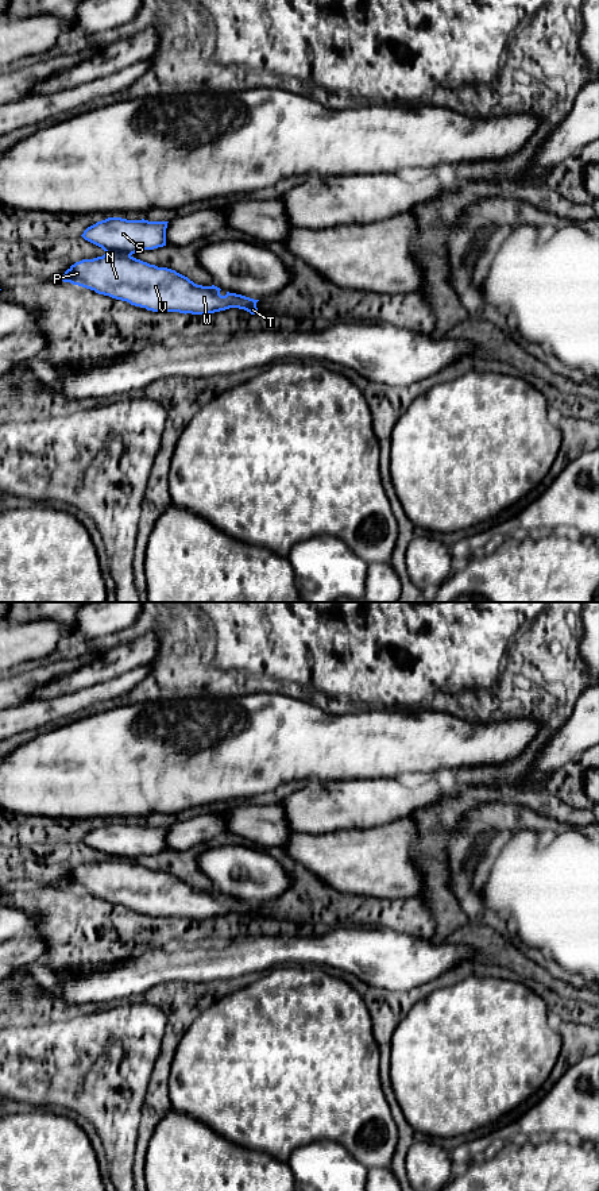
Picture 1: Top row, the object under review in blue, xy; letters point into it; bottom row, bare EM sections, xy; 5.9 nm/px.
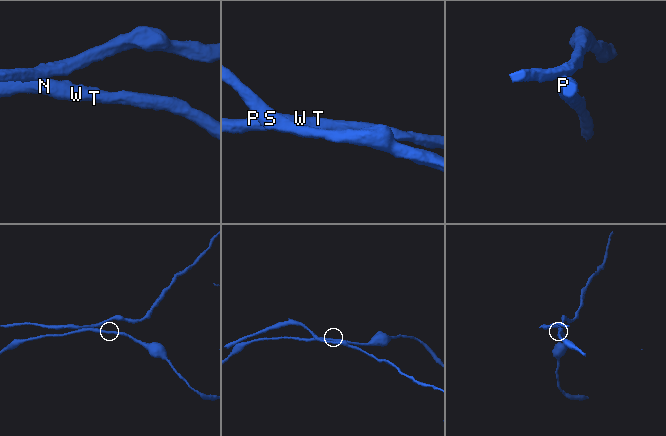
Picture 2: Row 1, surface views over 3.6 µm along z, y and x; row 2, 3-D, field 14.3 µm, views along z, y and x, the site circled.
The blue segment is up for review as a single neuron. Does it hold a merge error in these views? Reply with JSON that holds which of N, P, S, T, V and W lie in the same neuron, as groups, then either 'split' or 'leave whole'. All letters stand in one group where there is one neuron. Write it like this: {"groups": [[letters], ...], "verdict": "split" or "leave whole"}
{"groups": [["N", "P", "T", "V", "W"], ["S"]], "verdict": "split"}

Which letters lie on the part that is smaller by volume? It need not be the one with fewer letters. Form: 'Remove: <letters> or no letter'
Remove: S

